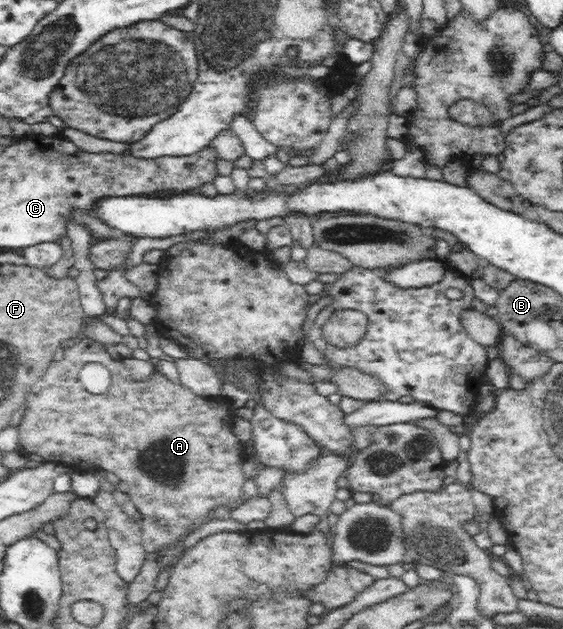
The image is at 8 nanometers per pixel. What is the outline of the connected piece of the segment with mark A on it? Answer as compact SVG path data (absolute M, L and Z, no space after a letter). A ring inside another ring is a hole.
M81 338L73 346L66 347L63 358L56 362L57 364L55 361L50 364L43 380L29 390L26 398L27 408L19 425L21 449L26 455L31 453L43 457L46 462L75 464L83 468L87 468L89 464L101 466L103 470L113 472L127 485L127 494L141 514L139 523L145 549L144 566L141 566L139 574L129 583L129 601L137 606L155 591L155 582L163 570L162 559L167 550L175 548L179 542L184 542L193 530L209 522L219 506L235 510L246 502L243 494L246 482L243 463L248 455L241 440L233 434L237 412L232 410L227 401L219 397L199 396L182 383L173 383L158 371L145 380L135 382L129 369L121 360L113 359L106 351L105 345L88 338ZM88 362L103 364L110 370L113 385L109 394L95 398L94 394L89 394L79 384L80 370Z

